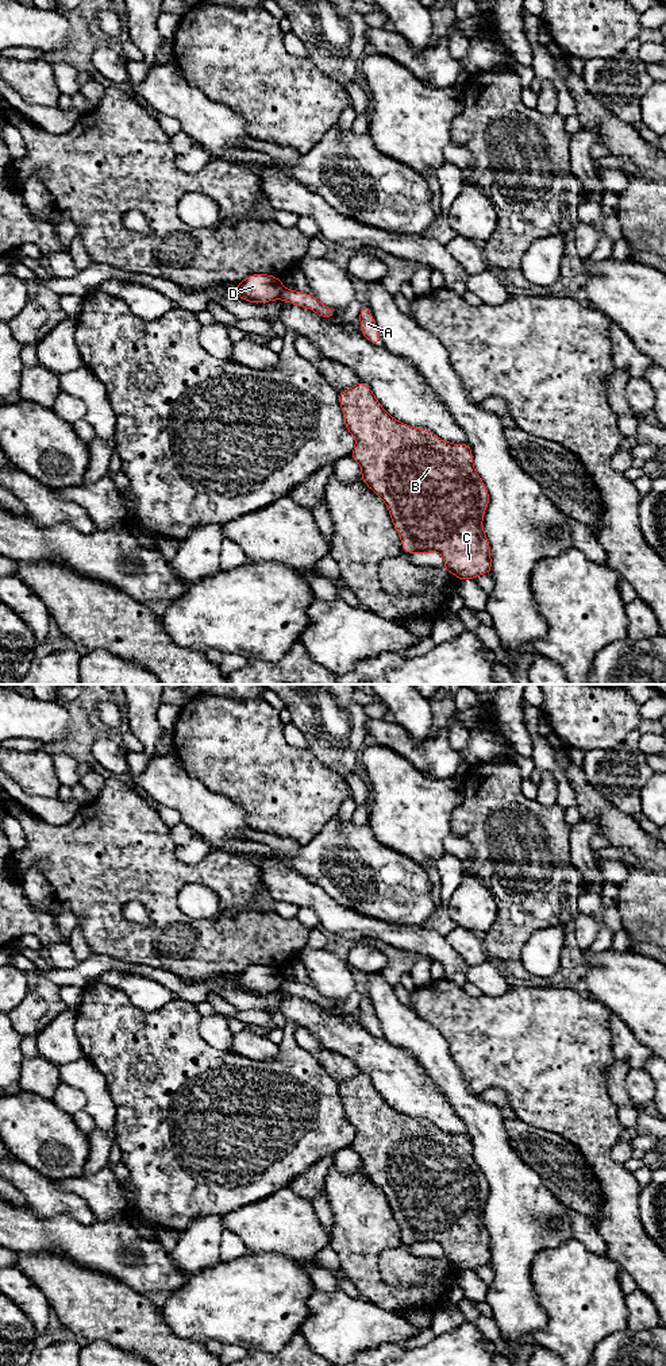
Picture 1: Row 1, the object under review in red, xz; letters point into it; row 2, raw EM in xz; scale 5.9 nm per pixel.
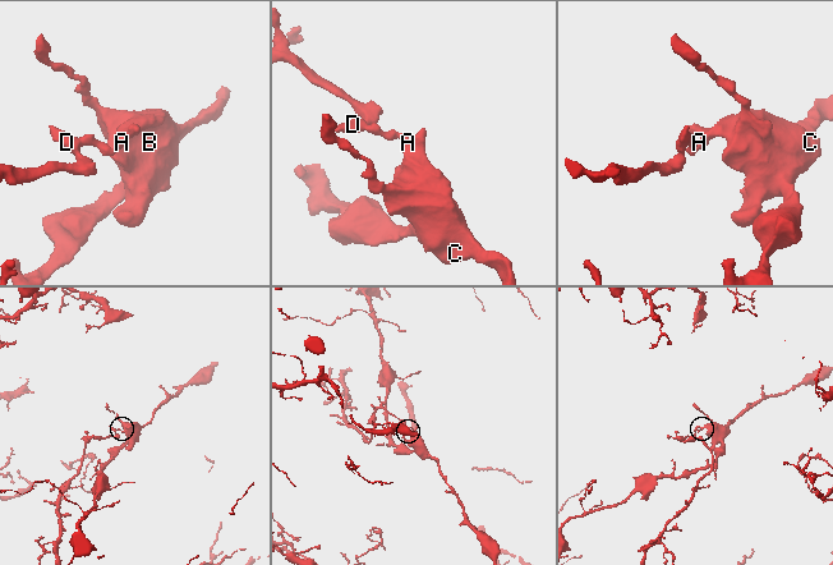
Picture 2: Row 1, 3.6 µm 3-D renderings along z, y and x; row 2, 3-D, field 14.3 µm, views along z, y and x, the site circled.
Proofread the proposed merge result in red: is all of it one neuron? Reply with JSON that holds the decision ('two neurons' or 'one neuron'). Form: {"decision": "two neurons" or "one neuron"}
{"decision": "two neurons"}

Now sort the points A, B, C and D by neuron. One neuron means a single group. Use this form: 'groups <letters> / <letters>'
groups A B C / D

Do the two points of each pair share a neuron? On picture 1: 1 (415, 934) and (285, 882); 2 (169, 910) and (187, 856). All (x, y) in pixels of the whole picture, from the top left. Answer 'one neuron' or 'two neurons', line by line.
1: one neuron
2: two neurons

